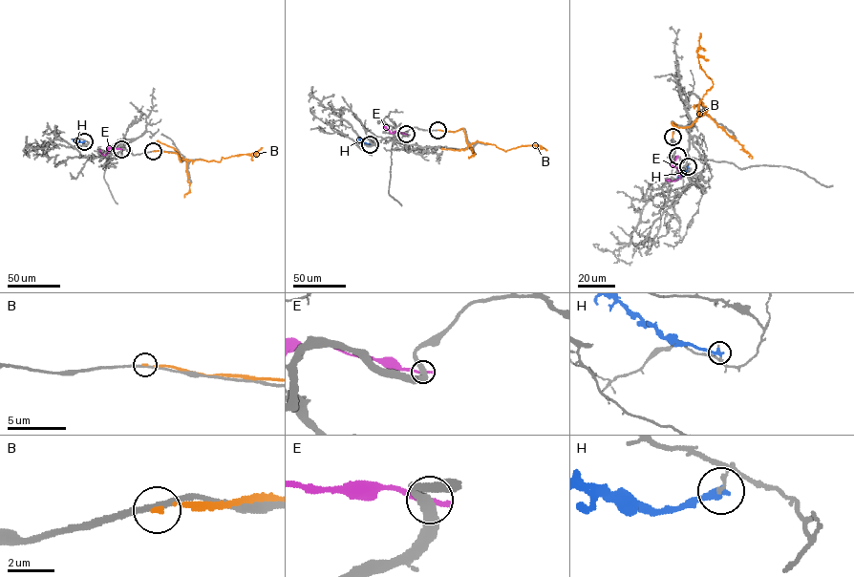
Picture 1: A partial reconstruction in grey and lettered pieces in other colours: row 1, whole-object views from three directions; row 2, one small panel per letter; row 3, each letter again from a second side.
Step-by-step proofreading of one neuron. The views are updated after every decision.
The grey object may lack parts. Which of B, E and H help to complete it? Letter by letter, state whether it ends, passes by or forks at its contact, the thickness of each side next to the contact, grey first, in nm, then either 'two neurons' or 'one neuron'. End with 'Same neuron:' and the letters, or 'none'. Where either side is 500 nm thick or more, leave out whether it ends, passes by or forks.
B: it ends; calibres 200 and 150 nm; two neurons
E: it ends; calibres 420 and 280 nm; two neurons
H: it ends; calibres 150 and 340 nm; two neurons
Same neuron: none

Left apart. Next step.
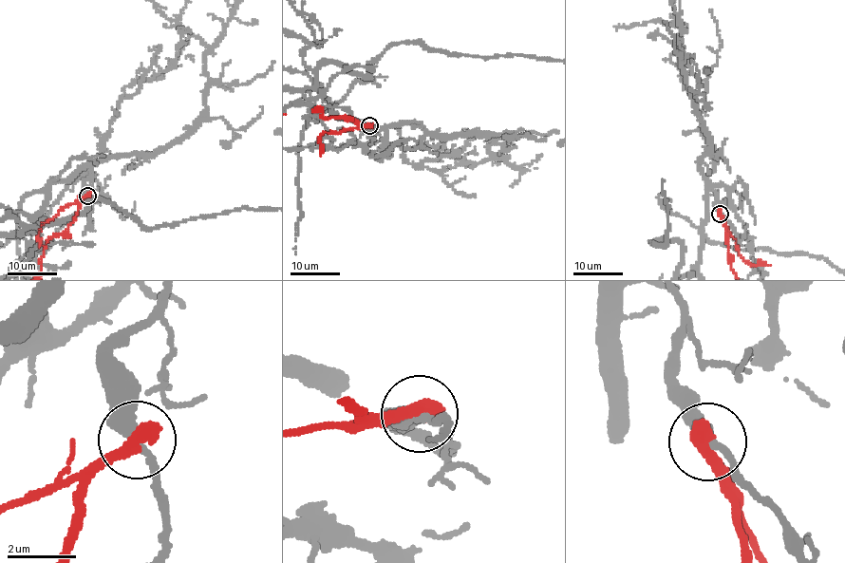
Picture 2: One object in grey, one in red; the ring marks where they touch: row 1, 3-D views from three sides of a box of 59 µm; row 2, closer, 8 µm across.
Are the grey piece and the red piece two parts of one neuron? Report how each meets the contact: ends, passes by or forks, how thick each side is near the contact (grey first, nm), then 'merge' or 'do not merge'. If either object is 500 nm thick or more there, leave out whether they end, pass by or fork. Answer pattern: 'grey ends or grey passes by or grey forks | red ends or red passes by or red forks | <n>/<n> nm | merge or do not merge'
360/550 nm | do not merge

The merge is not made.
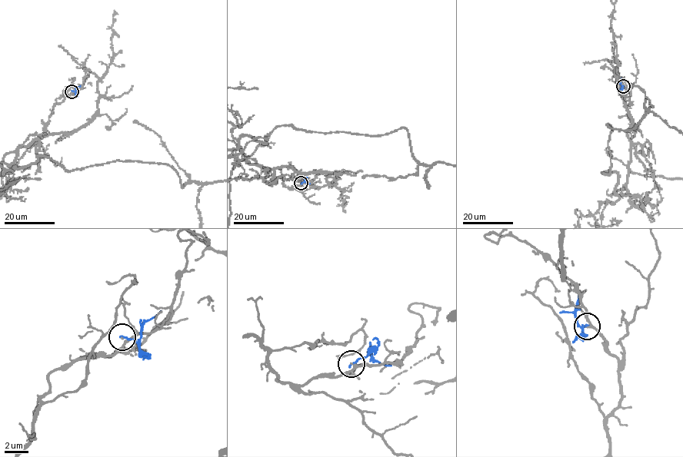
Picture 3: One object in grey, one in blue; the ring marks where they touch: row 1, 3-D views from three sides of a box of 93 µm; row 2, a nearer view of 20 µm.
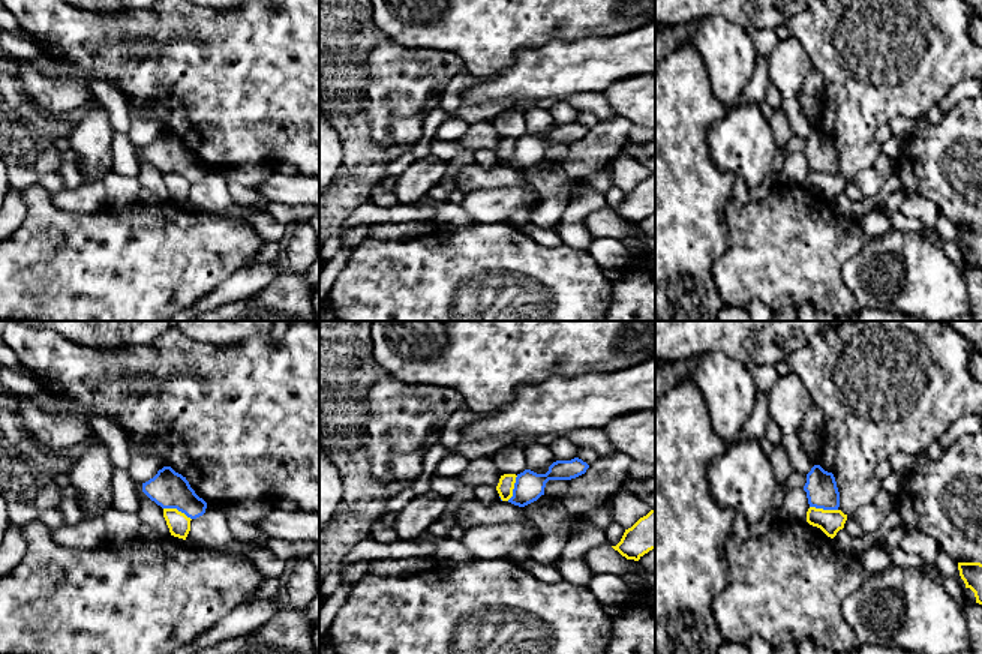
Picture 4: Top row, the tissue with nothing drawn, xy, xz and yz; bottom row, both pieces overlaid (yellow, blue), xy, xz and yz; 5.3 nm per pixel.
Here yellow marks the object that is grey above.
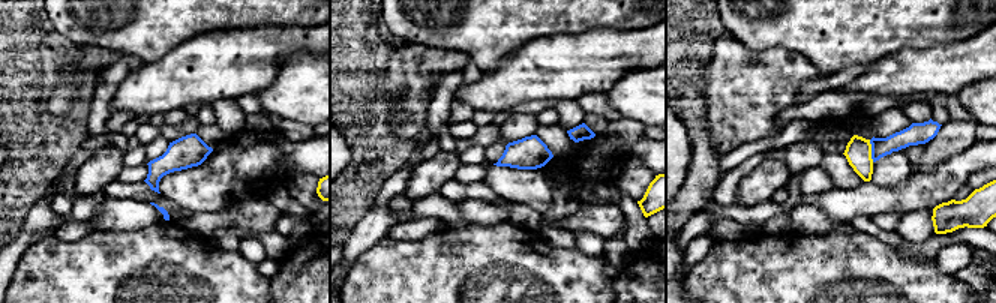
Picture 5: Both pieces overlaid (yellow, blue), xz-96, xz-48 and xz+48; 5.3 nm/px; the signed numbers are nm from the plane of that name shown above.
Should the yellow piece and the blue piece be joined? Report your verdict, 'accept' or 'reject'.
reject

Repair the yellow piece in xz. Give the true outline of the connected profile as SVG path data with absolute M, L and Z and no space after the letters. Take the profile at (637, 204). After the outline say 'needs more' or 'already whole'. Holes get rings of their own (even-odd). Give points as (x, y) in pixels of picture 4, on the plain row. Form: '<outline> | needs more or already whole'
M655 172L625 194L621 206L612 212L627 224L634 225L655 213Z | already whole

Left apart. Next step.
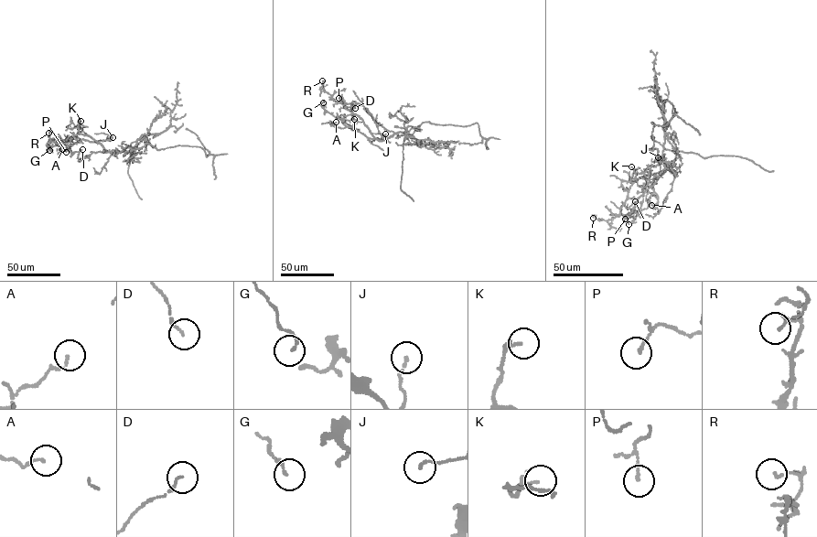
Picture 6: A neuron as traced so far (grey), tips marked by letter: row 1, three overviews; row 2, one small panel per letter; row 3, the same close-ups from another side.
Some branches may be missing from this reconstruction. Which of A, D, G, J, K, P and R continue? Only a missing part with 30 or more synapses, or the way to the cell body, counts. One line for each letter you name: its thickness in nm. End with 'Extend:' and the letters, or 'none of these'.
Extend: none of these

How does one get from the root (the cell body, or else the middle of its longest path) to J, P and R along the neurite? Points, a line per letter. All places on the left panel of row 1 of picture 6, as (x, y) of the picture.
J: (135, 149), (107, 151), (98, 142), (112, 137)
P: (135, 149), (92, 152), (80, 159), (79, 152), (66, 152)
R: (135, 149), (107, 151), (91, 136), (80, 134), (57, 144), (50, 140), (48, 133)

